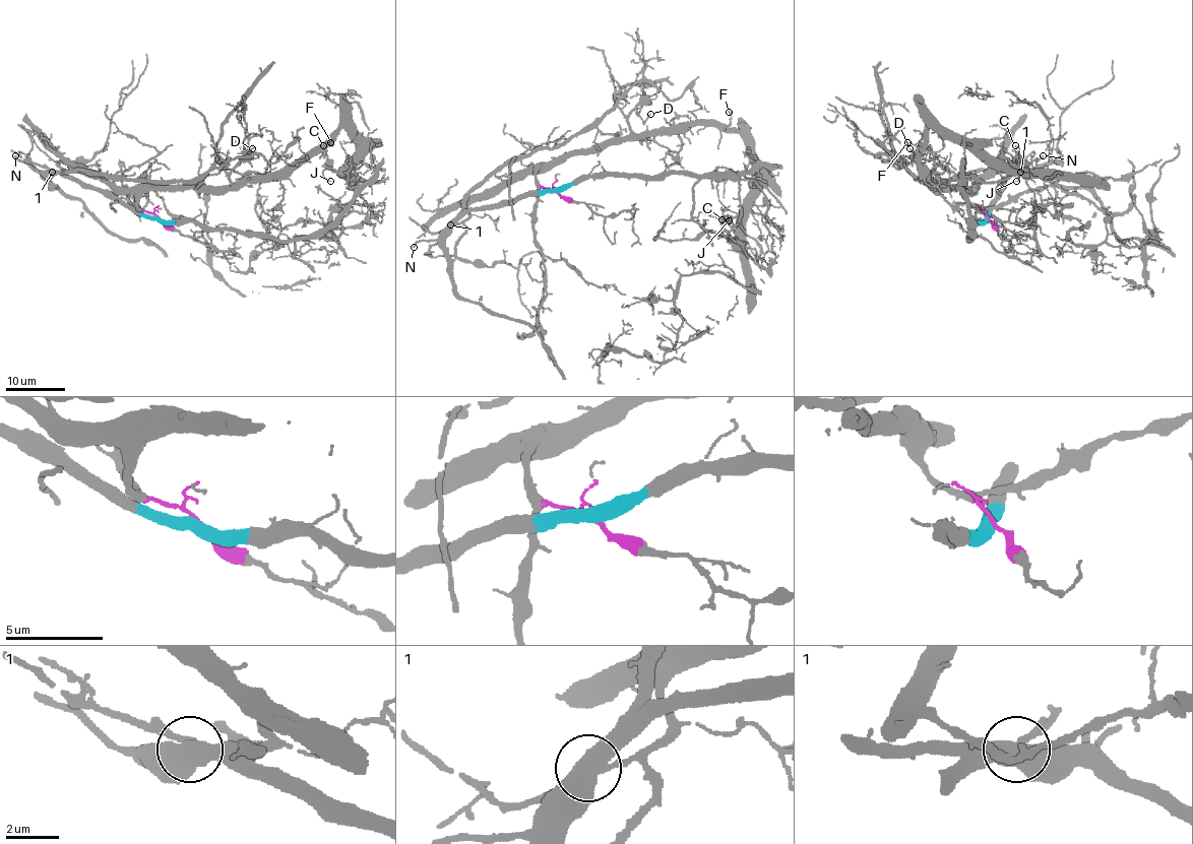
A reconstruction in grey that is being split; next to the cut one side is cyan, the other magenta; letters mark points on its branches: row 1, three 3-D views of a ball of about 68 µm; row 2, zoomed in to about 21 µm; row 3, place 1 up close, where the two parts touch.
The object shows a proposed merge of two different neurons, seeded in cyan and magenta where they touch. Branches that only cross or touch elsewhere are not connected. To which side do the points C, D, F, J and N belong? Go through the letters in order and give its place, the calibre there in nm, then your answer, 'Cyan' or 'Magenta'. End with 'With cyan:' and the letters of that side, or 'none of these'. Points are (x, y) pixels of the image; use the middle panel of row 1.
C: Place: (721, 219). Thickness 100 nm. Magenta
D: Place: (650, 114). Thickness 110 nm. Magenta
F: Place: (729, 112). Thickness 160 nm. Magenta
J: Place: (729, 220). Thickness 120 nm. Magenta
N: Place: (414, 247). Thickness 220 nm. Cyan
With cyan: N

